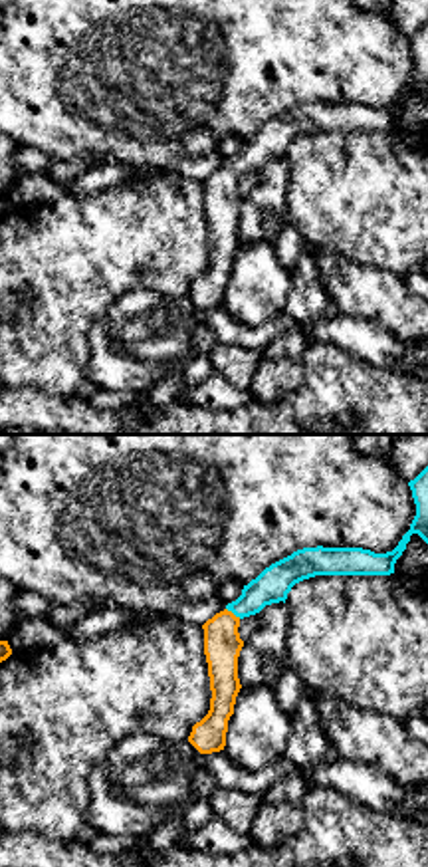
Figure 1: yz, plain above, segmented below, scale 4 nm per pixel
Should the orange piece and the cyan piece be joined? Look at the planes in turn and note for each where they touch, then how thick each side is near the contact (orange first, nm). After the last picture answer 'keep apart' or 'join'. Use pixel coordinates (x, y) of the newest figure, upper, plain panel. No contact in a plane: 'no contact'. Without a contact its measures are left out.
contact (232, 169); calibres 150 and 140 nm

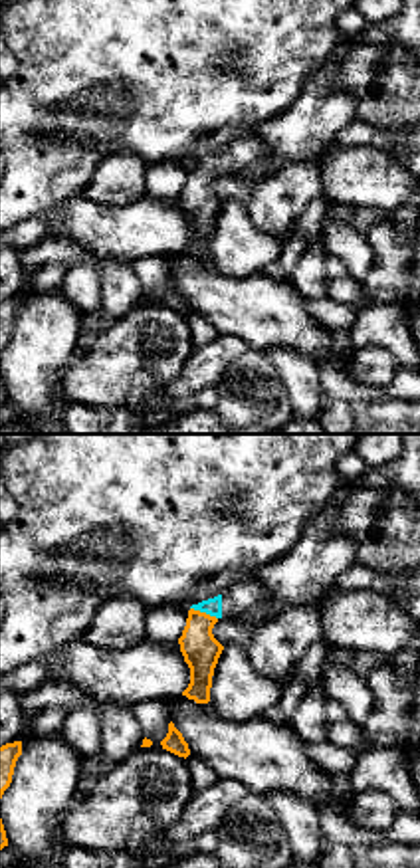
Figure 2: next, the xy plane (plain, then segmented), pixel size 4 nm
contact (205, 169); calibres 150 and 70 nm

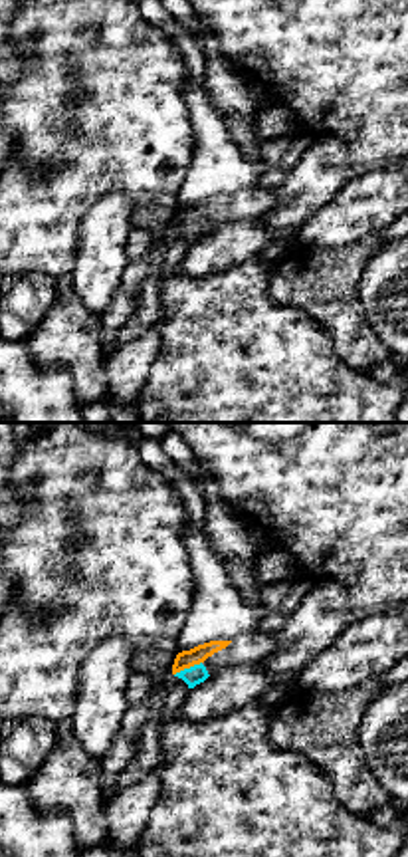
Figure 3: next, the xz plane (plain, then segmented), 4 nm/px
contact (187, 223); calibres 70 and 80 nm

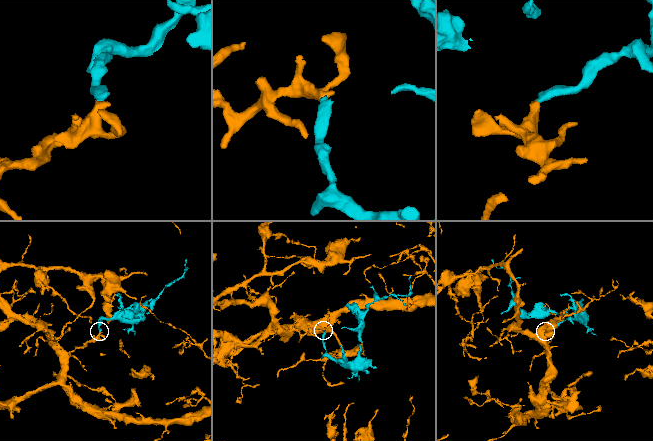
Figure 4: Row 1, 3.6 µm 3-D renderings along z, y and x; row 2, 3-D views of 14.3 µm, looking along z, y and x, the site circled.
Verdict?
join

